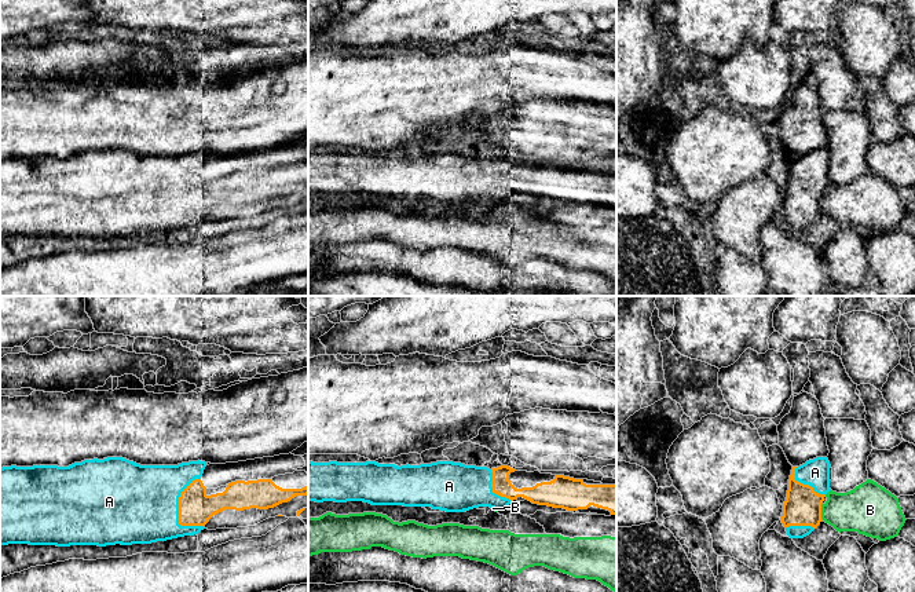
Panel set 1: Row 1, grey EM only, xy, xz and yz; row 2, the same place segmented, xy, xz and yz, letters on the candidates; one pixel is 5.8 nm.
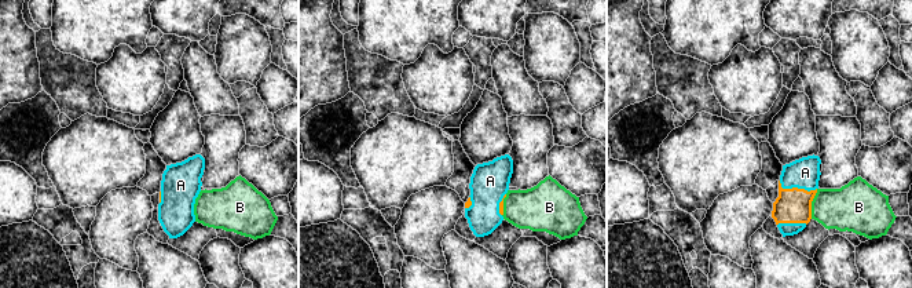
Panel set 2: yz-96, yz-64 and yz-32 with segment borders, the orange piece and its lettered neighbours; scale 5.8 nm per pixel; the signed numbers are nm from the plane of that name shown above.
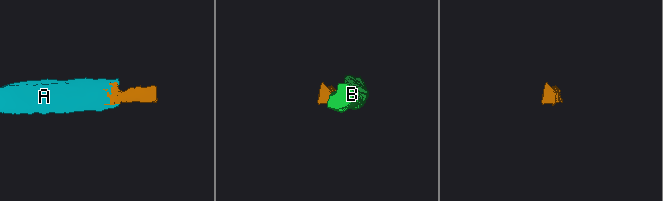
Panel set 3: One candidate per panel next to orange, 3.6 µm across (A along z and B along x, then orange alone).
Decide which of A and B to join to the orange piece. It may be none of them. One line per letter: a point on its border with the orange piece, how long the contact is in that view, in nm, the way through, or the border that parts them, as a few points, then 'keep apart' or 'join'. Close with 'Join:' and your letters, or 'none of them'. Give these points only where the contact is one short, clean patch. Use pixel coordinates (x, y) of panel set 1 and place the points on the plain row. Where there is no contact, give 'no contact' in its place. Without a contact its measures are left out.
A: meets orange in xy at (179, 193); contact 320 nm long; join
B: meets orange in yz at (820, 203); contact 100 nm long; keep apart
Join: A

